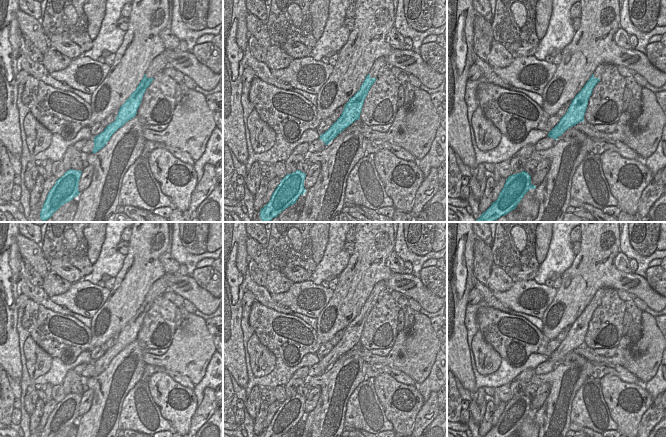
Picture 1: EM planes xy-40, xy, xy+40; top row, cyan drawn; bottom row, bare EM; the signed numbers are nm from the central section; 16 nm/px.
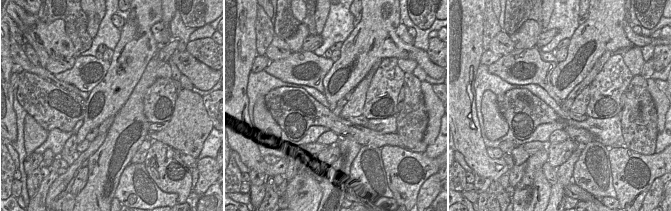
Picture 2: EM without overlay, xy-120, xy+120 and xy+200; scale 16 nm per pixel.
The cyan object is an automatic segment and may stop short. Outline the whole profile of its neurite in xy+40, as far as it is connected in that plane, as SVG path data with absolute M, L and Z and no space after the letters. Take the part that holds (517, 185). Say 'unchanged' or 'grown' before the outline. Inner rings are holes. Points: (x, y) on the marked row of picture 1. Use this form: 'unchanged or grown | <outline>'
unchanged | M526 171L510 175L497 200L481 214L476 222L494 222L501 216L505 216L516 209L524 195L530 189L535 190L535 187L531 184L531 176Z

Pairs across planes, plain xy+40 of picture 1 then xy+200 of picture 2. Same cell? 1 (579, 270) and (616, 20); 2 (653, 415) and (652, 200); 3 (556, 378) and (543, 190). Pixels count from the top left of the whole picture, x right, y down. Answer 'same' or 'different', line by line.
1: same
2: same
3: different

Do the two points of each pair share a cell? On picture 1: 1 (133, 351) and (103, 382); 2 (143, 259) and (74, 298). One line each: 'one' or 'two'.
1: one
2: two

